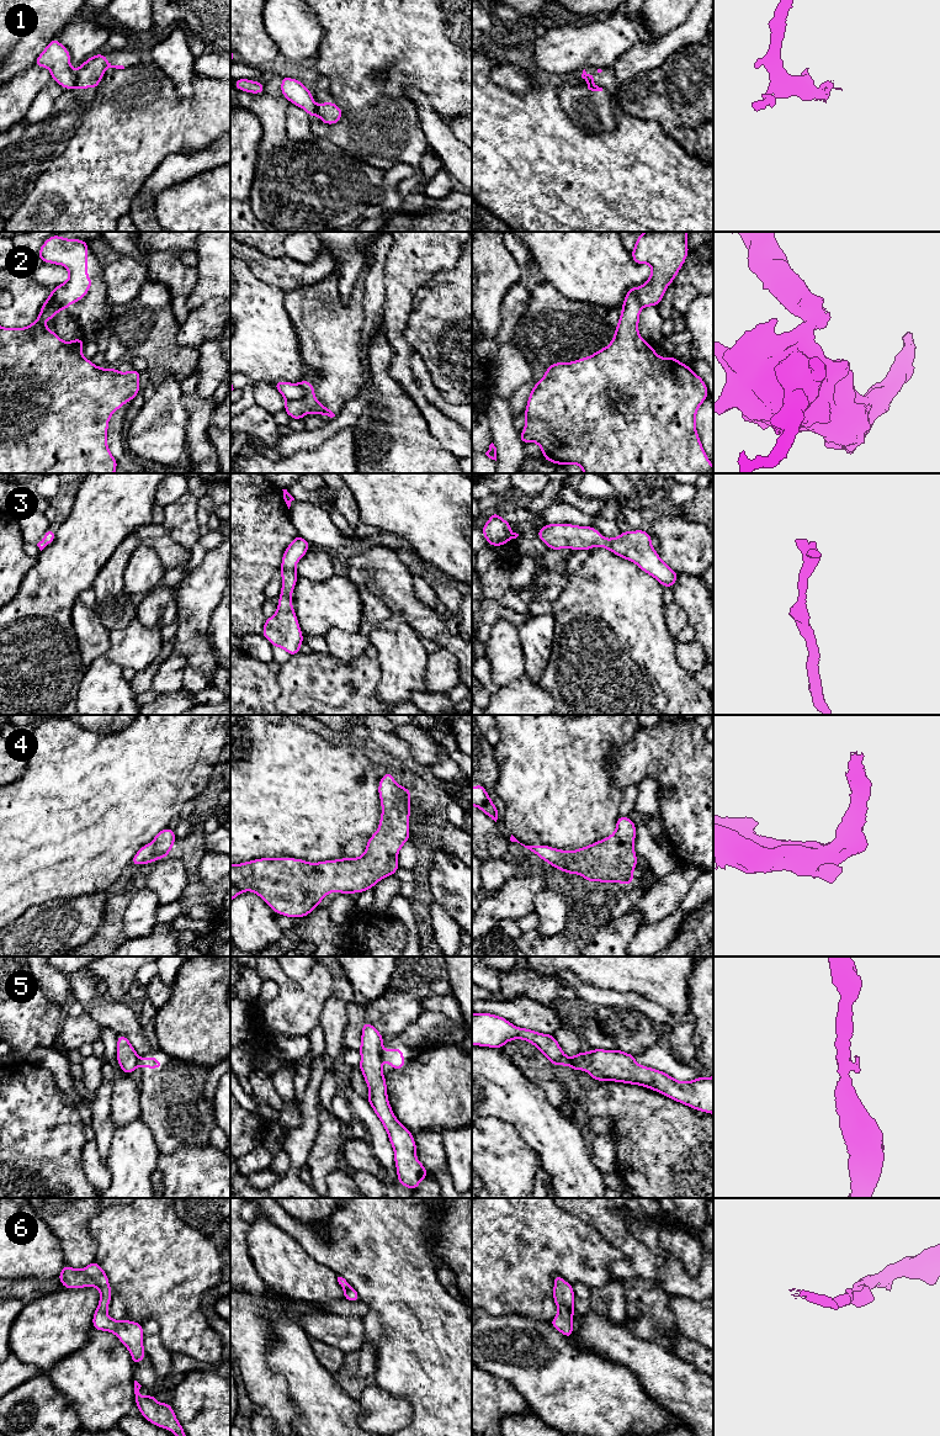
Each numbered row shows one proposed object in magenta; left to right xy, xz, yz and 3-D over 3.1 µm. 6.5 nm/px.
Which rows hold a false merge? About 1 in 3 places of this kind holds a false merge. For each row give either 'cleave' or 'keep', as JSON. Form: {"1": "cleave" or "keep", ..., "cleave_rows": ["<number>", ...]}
{"1": "cleave", "2": "cleave", "3": "keep", "4": "keep", "5": "cleave", "6": "keep", "cleave_rows": ["1", "2", "5"]}

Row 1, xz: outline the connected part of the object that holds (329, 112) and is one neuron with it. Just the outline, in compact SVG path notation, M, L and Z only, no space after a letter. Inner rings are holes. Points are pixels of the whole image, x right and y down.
M323 102L315 105L317 115L325 124L335 124L342 117L341 108L335 102Z

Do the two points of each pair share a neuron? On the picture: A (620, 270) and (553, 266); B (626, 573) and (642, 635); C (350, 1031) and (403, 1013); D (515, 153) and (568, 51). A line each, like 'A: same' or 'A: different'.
A: same
B: same
C: same
D: different

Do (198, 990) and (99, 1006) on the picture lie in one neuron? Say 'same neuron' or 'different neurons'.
different neurons

